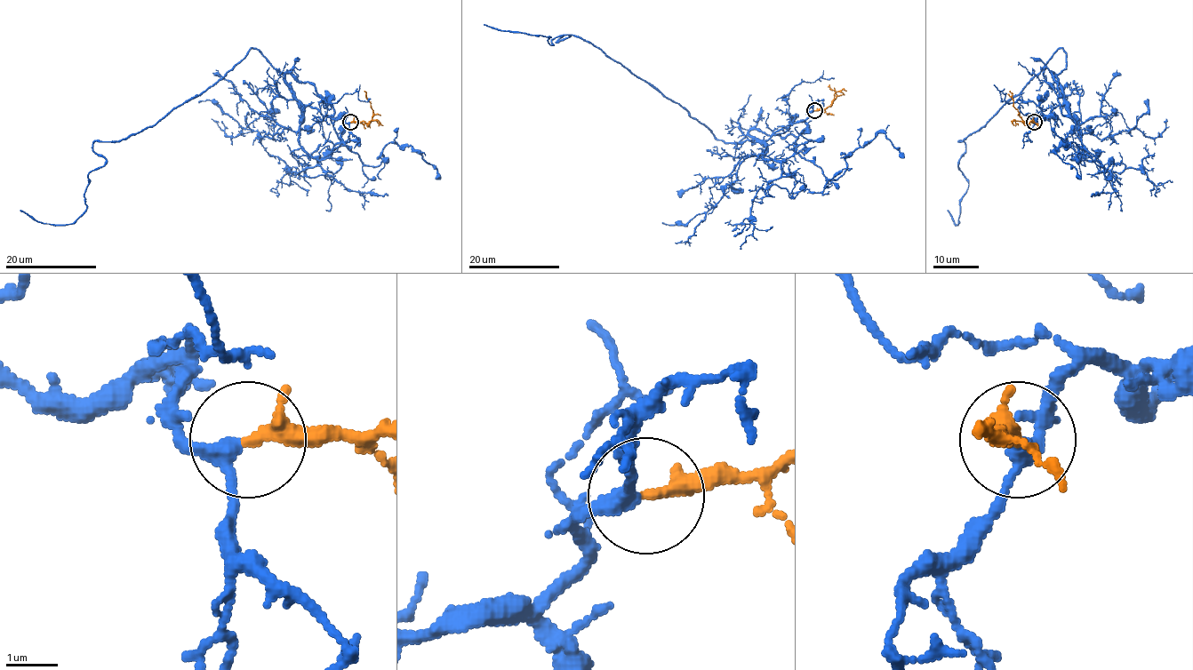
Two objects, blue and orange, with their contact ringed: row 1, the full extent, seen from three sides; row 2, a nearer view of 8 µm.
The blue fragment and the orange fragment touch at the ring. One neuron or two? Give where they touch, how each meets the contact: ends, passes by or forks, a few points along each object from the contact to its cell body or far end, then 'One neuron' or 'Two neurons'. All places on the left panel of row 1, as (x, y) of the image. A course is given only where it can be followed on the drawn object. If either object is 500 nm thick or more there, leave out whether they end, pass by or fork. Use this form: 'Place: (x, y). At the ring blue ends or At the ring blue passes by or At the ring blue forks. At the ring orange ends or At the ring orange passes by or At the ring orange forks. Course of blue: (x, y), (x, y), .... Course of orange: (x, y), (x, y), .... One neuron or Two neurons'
Place: (350, 122). At the ring blue passes by. At the ring orange passes by. Course of blue: (349, 122), (300, 102), (251, 48), (154, 125), (93, 143), (106, 163), (73, 222), (20, 210). Course of orange: (351, 122), (368, 123), (372, 119), (372, 109), (364, 91). One neuron

